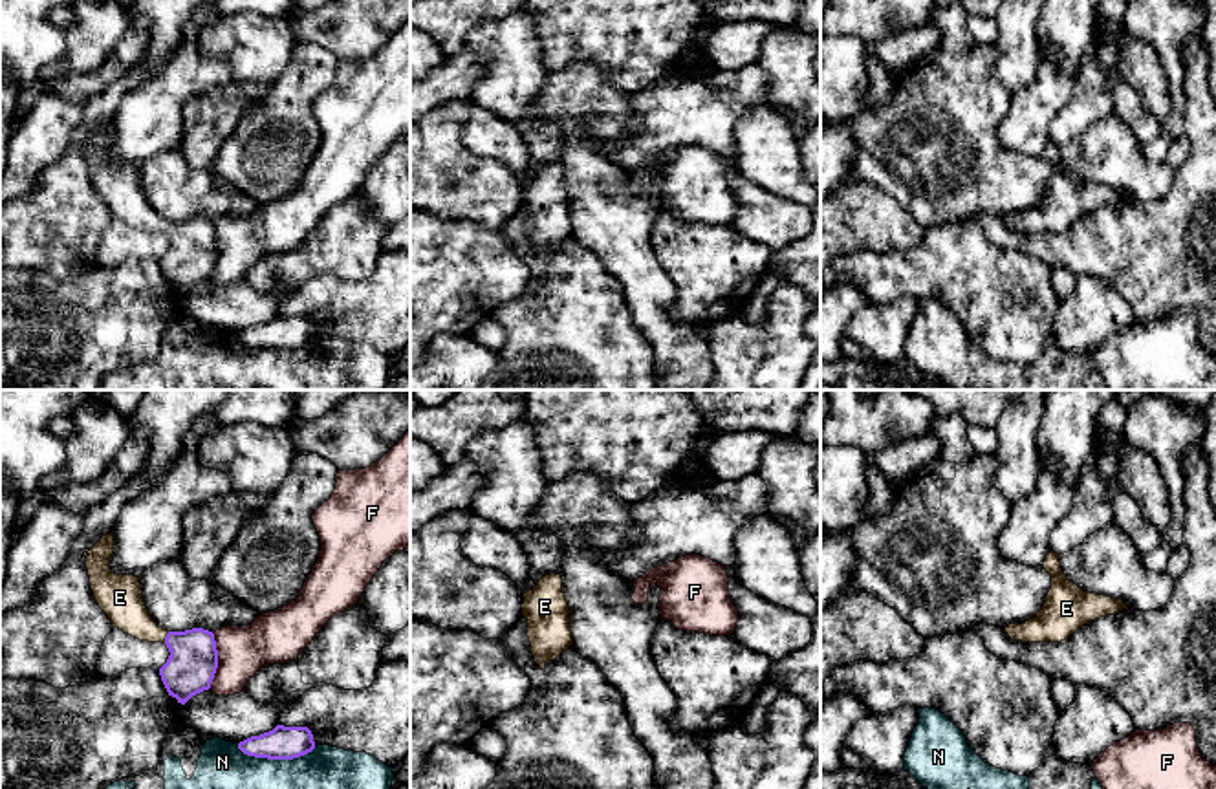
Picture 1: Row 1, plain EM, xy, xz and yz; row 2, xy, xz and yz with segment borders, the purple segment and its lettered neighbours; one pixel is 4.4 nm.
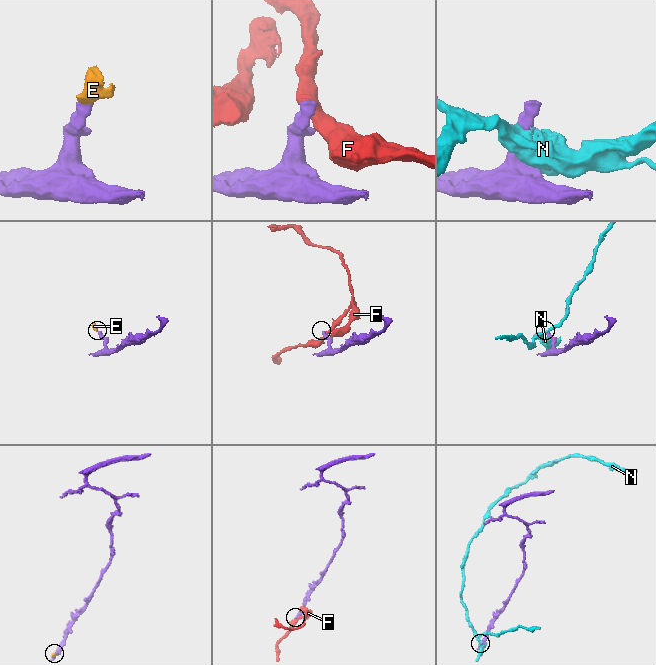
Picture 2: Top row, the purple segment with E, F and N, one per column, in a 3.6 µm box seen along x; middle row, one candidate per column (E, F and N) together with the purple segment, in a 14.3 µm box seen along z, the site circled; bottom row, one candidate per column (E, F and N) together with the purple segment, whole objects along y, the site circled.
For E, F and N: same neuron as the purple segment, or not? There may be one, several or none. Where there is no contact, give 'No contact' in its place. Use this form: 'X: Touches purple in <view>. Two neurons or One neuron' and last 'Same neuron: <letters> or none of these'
E: Touches purple in xy. One neuron
F: Touches purple in xy. Two neurons
N: Touches purple in xy. Two neurons
Same neuron: E

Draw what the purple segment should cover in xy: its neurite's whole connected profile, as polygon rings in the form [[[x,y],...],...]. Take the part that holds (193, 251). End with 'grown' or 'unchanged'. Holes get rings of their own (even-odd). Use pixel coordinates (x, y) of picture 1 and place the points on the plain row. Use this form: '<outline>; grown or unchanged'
[[[114,121],[103,126],[86,145],[86,159],[99,198],[114,218],[148,232],[165,232],[170,245],[159,258],[168,286],[185,295],[192,286],[209,280],[218,258],[214,223],[203,218],[167,222],[150,207],[139,167],[115,165],[110,159]]]; grown

